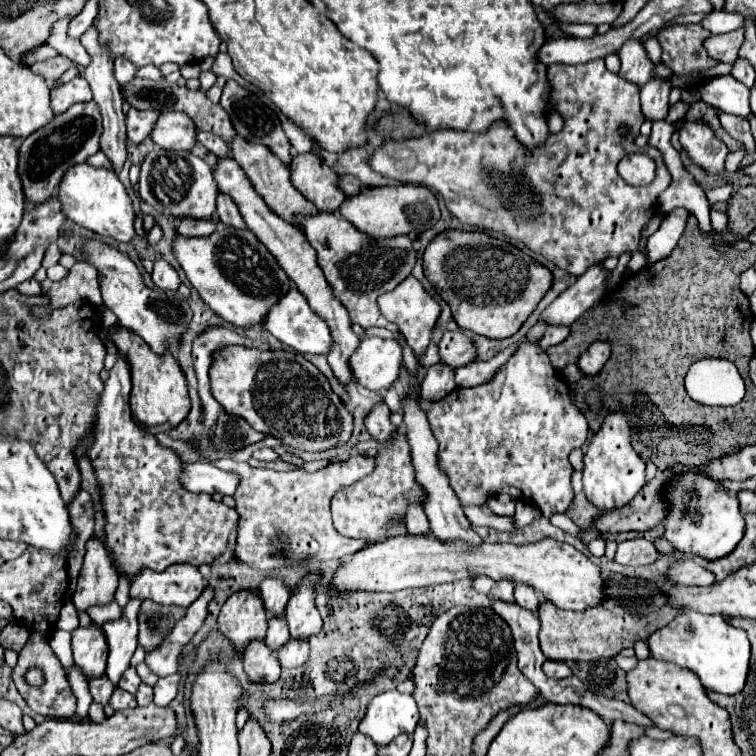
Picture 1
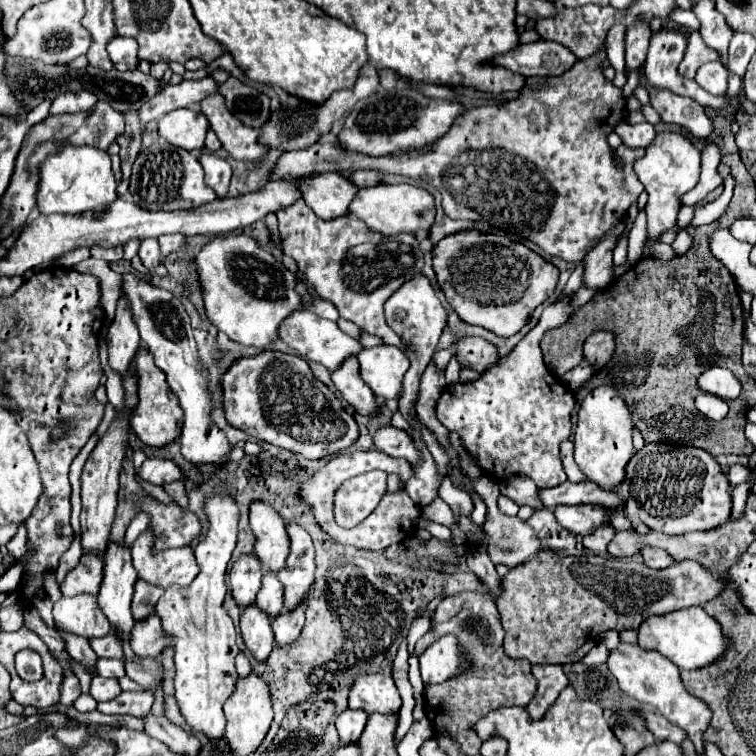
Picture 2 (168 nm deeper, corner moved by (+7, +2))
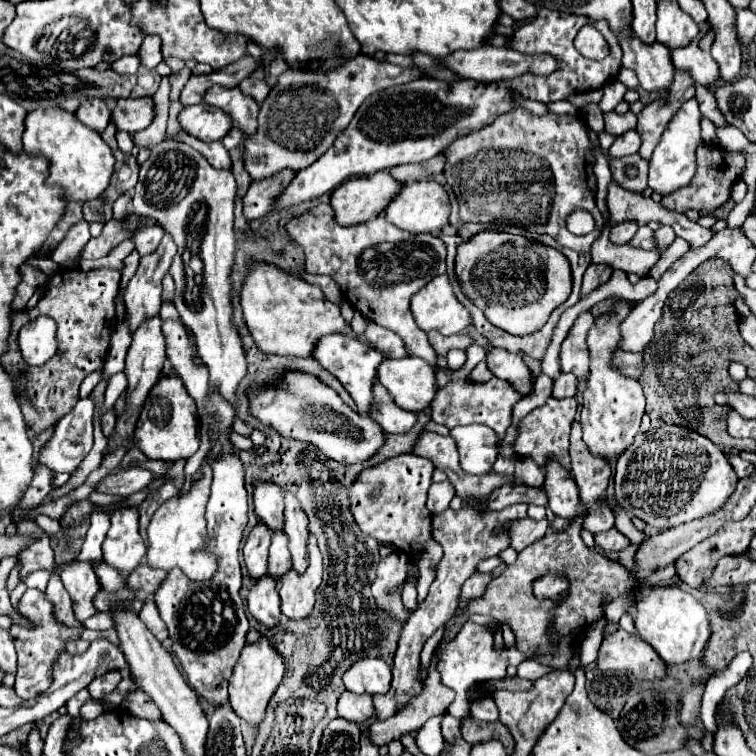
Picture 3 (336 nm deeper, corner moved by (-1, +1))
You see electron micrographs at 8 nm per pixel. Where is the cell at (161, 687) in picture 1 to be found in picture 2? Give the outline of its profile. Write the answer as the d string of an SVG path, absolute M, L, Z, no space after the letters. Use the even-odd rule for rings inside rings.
M121 692L117 698L109 702L101 702L97 706L103 714L129 714L137 718L145 718L151 712L155 694L151 692Z

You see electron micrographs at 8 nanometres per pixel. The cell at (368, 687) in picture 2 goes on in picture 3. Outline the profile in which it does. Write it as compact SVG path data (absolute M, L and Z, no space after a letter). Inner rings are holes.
M365 657L353 663L345 675L343 685L355 693L387 693L391 683L391 667L383 659Z

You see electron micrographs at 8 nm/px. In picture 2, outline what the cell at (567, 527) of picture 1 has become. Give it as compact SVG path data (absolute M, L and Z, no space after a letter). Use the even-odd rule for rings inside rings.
M511 476L501 484L501 494L509 496L519 506L531 506L533 510L543 510L543 502L539 500L537 486L527 476Z

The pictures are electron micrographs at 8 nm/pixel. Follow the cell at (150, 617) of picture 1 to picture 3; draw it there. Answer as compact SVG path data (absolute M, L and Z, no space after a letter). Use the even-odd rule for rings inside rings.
M141 563L141 567L137 567L137 571L133 571L133 575L127 577L127 585L131 589L137 589L137 599L145 601L153 591L159 589L161 581L165 579L165 571L157 571L153 567L145 567L145 563Z

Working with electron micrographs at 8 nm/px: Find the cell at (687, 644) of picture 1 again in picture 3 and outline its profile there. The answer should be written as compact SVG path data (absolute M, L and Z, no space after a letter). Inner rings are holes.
M675 583L673 585L653 585L637 601L637 615L633 617L633 623L635 623L635 629L637 629L639 637L643 641L647 641L657 651L657 655L667 663L685 663L685 661L695 659L705 649L705 645L711 637L711 625L709 625L705 607L691 593L683 591L681 585L675 585Z

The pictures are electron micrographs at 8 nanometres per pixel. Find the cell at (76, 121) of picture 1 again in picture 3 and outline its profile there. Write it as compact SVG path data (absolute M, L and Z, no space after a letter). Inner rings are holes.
M117 99L113 109L113 123L117 131L137 133L147 129L155 119L155 103L153 99Z

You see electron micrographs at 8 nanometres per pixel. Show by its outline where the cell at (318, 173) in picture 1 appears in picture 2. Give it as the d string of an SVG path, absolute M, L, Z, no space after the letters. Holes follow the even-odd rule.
M337 172L301 176L297 180L297 188L307 206L325 220L347 214L347 208L357 194L357 186Z

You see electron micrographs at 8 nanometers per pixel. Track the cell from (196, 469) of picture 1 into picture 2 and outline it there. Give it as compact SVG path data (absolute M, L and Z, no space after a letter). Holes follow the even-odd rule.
M149 458L143 462L139 470L141 478L153 482L153 484L169 484L169 482L185 482L187 474L173 462L173 460L159 460Z

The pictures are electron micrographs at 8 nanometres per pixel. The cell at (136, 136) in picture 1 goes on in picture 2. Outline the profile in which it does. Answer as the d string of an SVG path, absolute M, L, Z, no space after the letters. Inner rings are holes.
M211 76L203 78L203 80L183 80L181 84L177 86L167 86L163 90L163 94L151 98L149 102L145 102L141 108L139 108L139 120L141 124L145 126L147 122L155 120L155 118L161 118L165 116L167 112L171 110L177 110L177 108L191 108L191 110L197 110L199 108L199 102L203 98L207 98L209 94L217 92L217 84Z

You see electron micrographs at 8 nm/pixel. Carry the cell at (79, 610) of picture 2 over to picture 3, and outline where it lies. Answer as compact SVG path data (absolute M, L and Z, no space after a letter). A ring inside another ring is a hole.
M73 559L71 563L65 563L65 565L63 565L63 569L61 569L61 581L63 581L65 589L69 591L69 595L71 595L71 599L73 599L73 611L75 611L77 619L87 619L87 617L91 617L91 615L95 613L91 599L93 599L93 595L101 589L93 567L91 567L87 561L75 561L75 559Z

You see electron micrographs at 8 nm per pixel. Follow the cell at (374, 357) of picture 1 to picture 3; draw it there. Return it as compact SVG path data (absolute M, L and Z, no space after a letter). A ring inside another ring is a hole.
M419 357L385 359L379 365L377 381L387 387L399 407L413 413L427 411L437 393L435 369Z

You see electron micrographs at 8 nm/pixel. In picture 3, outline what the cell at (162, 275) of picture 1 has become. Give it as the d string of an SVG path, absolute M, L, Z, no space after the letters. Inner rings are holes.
M141 223L141 227L137 227L137 235L133 235L135 241L135 249L139 251L139 255L149 255L157 249L159 241L163 237L163 229L153 225L153 227L145 227Z

